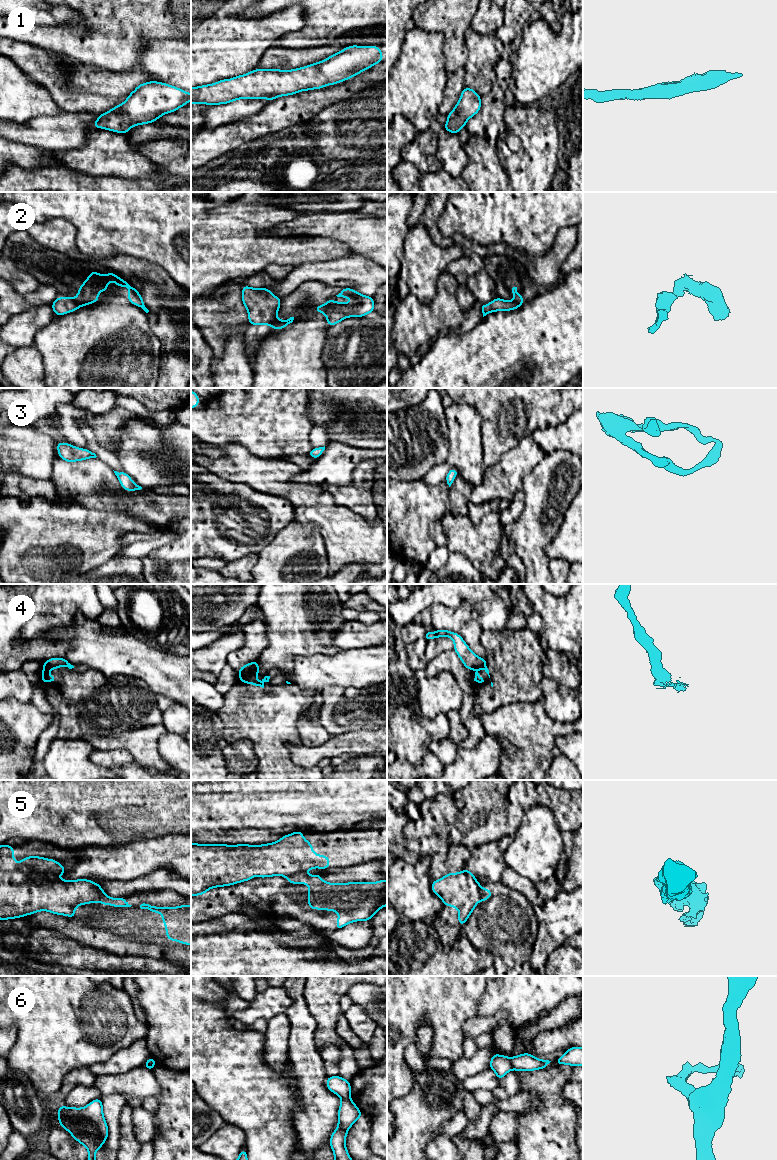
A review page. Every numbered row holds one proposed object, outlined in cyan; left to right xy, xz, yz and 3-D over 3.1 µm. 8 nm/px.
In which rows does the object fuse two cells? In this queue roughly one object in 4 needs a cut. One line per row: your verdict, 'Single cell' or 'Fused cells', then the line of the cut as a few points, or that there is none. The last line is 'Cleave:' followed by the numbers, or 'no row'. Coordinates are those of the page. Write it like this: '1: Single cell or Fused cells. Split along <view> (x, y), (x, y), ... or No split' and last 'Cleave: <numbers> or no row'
1: Single cell. No split
2: Fused cells. Split along xy (73, 298), (80, 306)
3: Single cell. No split
4: Fused cells. Split along xy (44, 666), (59, 667)
5: Fused cells. Split along xy (100, 889), (97, 892), (98, 901)
6: Fused cells. Split along yz (509, 1059), (513, 1068)
Cleave: 2, 4, 5, 6

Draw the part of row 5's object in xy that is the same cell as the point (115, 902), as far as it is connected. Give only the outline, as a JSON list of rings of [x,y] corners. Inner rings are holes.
[[[98,890],[97,892],[97,898],[98,901],[103,905],[111,905],[113,907],[131,907],[132,905],[129,905],[127,900],[123,897],[120,898],[112,898],[104,896],[101,892],[101,890]]]

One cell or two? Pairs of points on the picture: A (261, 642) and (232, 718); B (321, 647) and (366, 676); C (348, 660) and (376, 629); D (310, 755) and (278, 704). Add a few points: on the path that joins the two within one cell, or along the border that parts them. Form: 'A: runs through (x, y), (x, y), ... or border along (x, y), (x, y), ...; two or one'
A: border along (267, 639), (268, 645), (256, 660); two
B: border along (342, 649), (332, 655), (318, 653), (309, 655); two
C: border along (376, 645), (342, 649); two
D: border along (298, 740), (285, 744); two

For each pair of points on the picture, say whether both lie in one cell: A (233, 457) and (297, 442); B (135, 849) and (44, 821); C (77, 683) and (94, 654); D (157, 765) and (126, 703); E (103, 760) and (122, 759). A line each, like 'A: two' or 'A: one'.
A: two
B: two
C: two
D: two
E: one

